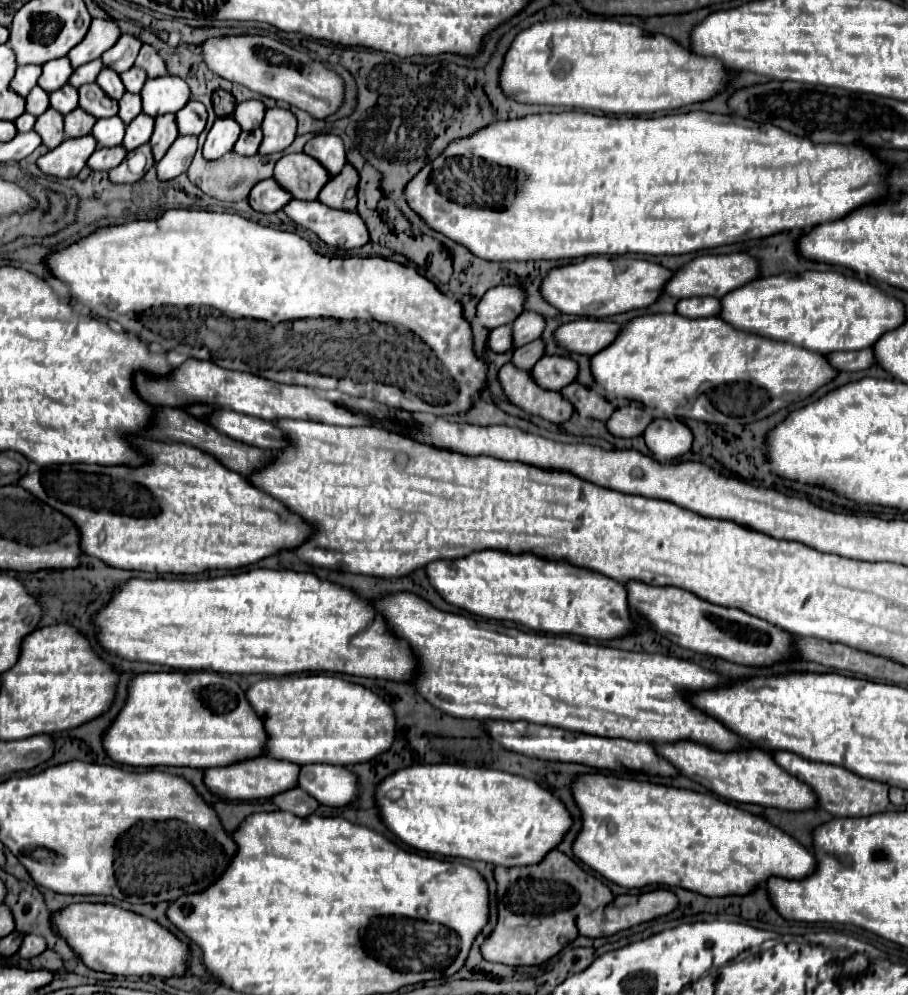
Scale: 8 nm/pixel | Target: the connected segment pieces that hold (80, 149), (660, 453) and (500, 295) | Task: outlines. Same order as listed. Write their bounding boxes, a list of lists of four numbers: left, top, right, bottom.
[[37,136,97,178],[643,418,693,462],[477,286,525,330]]

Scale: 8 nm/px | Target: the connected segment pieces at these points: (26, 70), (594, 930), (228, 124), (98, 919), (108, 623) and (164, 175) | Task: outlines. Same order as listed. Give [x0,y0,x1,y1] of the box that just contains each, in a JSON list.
[[11,64,41,98],[577,912,603,938],[203,116,241,160],[53,904,191,976],[93,568,415,682],[155,136,197,180]]

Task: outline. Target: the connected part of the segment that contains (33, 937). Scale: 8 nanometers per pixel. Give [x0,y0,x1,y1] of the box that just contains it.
[19,934,47,958]

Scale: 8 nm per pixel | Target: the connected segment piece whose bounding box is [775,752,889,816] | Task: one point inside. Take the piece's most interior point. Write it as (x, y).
(840, 792)

